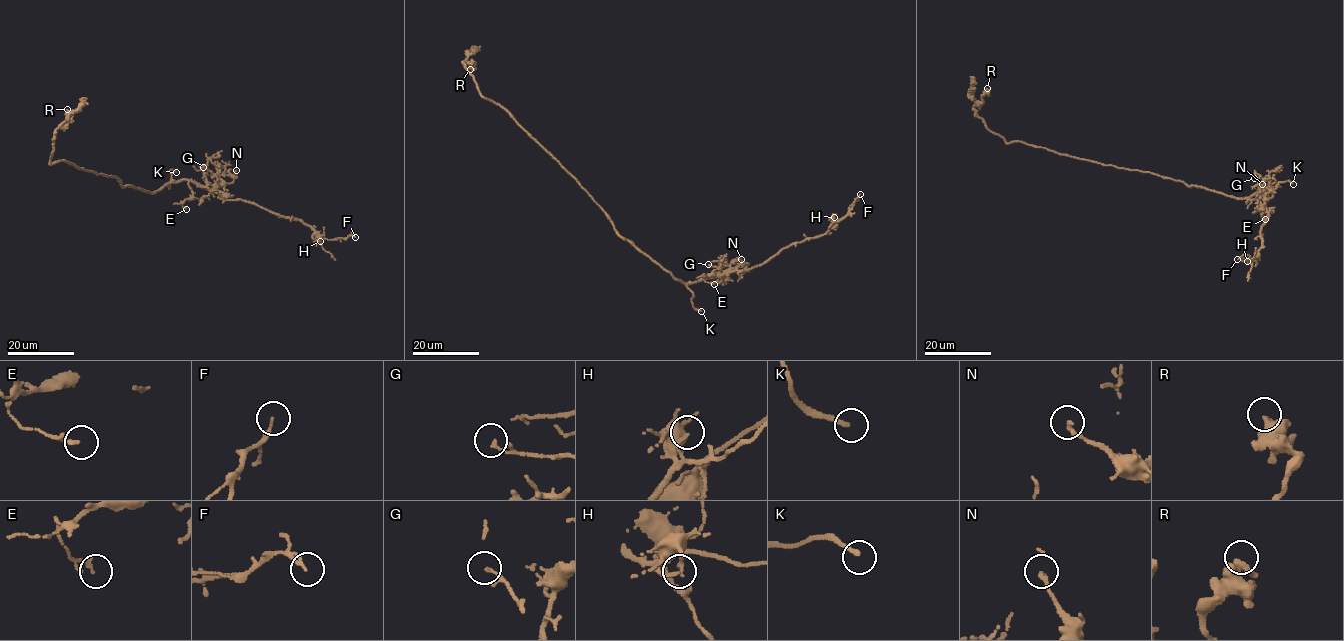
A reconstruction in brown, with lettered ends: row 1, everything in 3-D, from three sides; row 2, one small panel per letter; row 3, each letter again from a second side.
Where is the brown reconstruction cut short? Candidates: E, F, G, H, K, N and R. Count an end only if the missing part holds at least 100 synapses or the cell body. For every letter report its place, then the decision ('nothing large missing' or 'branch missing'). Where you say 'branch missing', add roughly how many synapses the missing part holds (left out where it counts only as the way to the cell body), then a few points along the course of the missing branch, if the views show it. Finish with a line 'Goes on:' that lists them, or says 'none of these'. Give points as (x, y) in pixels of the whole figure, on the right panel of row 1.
E: (1265, 219) | nothing large missing
F: (1237, 259) | nothing large missing
G: (1254, 178) | nothing large missing
H: (1247, 261) | nothing large missing
K: (1293, 184) | branch missing | (1293, 184), (1297, 187), (1300, 202), (1312, 208), (1309, 209)
N: (1262, 184) | nothing large missing
R: (987, 88) | nothing large missing
Goes on: K

